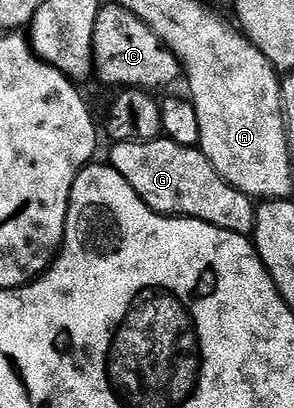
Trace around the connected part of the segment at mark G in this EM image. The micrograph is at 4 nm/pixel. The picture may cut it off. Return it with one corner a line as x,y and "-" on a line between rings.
163,135
153,141
118,141
111,146
106,157
111,165
155,213
166,217
189,217
210,223
222,231
234,231
251,238
256,232
257,202
246,196
238,187
226,183
222,175
195,145
183,145

